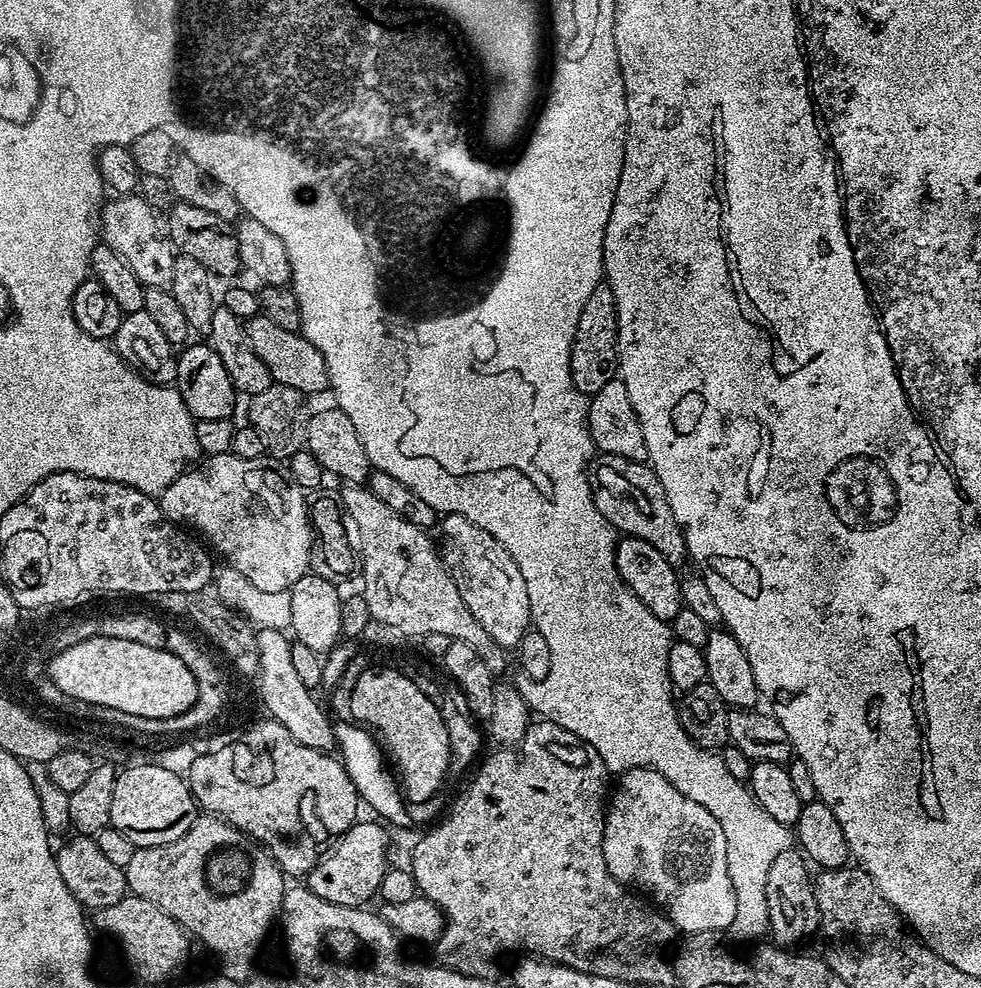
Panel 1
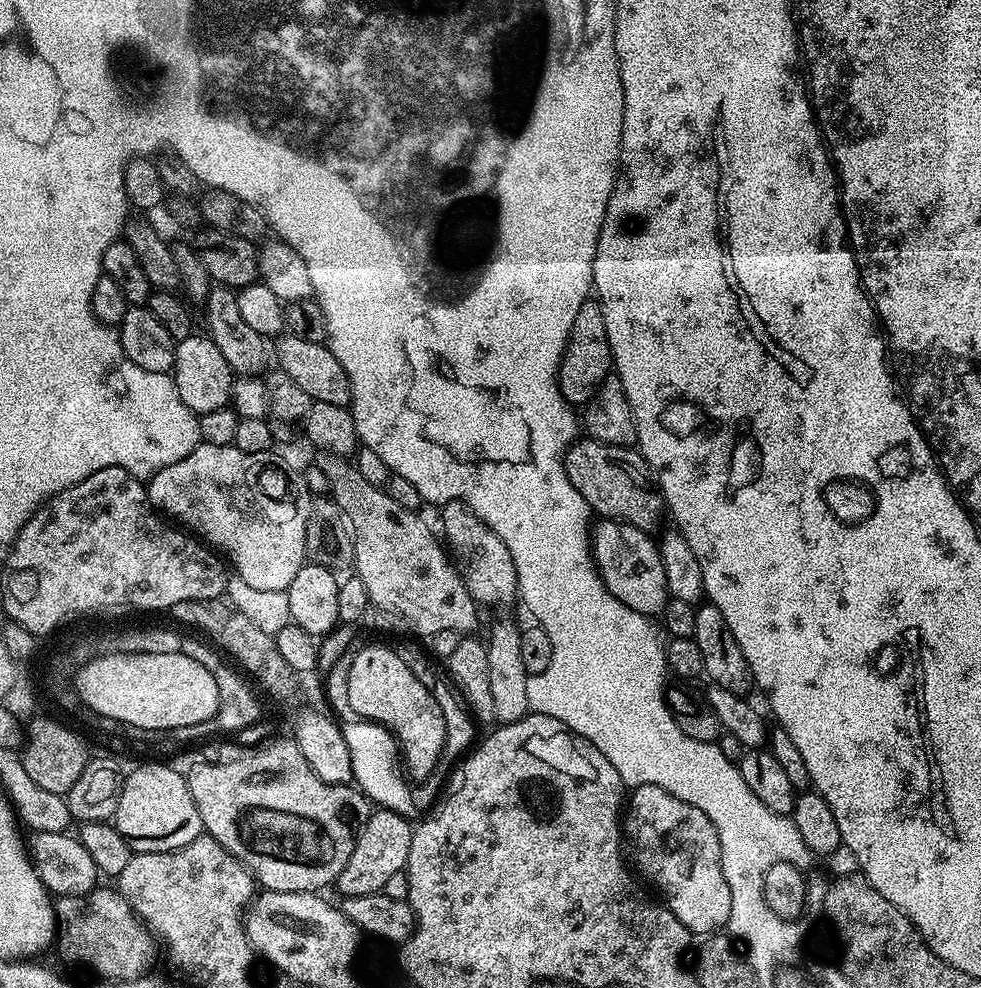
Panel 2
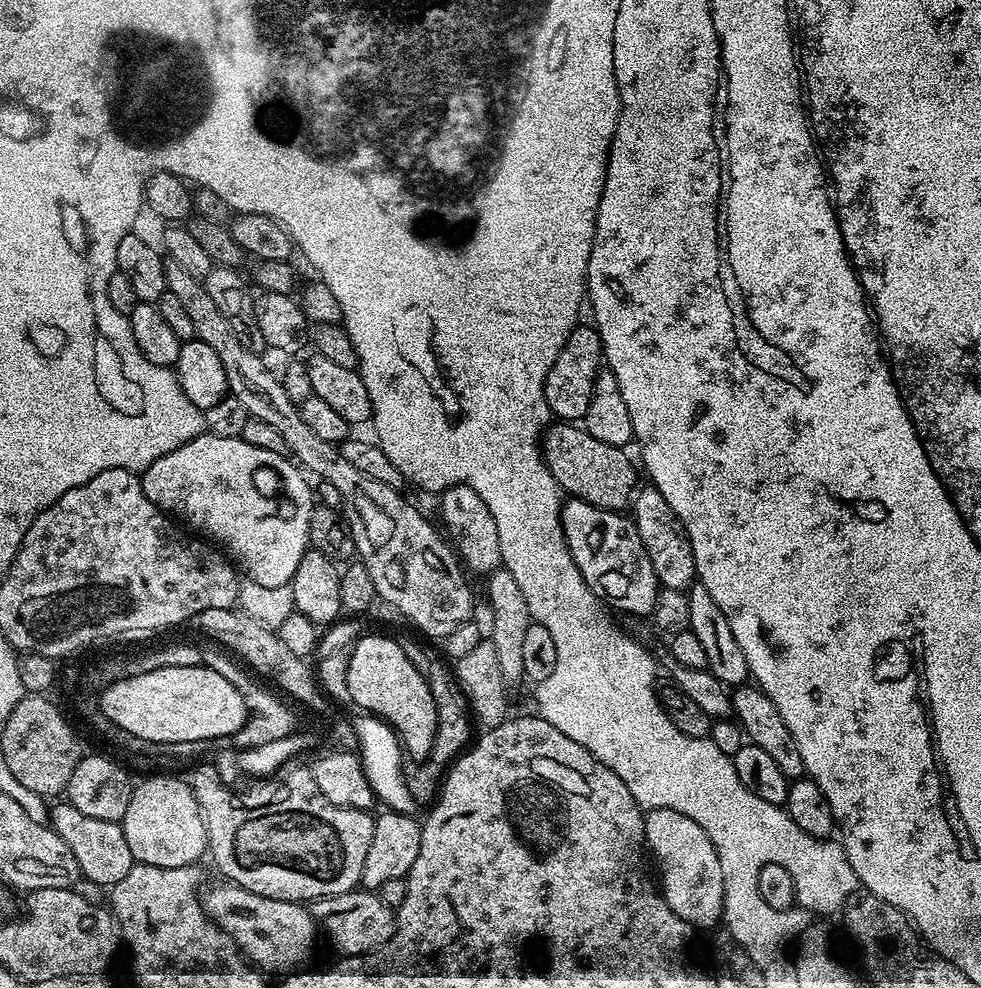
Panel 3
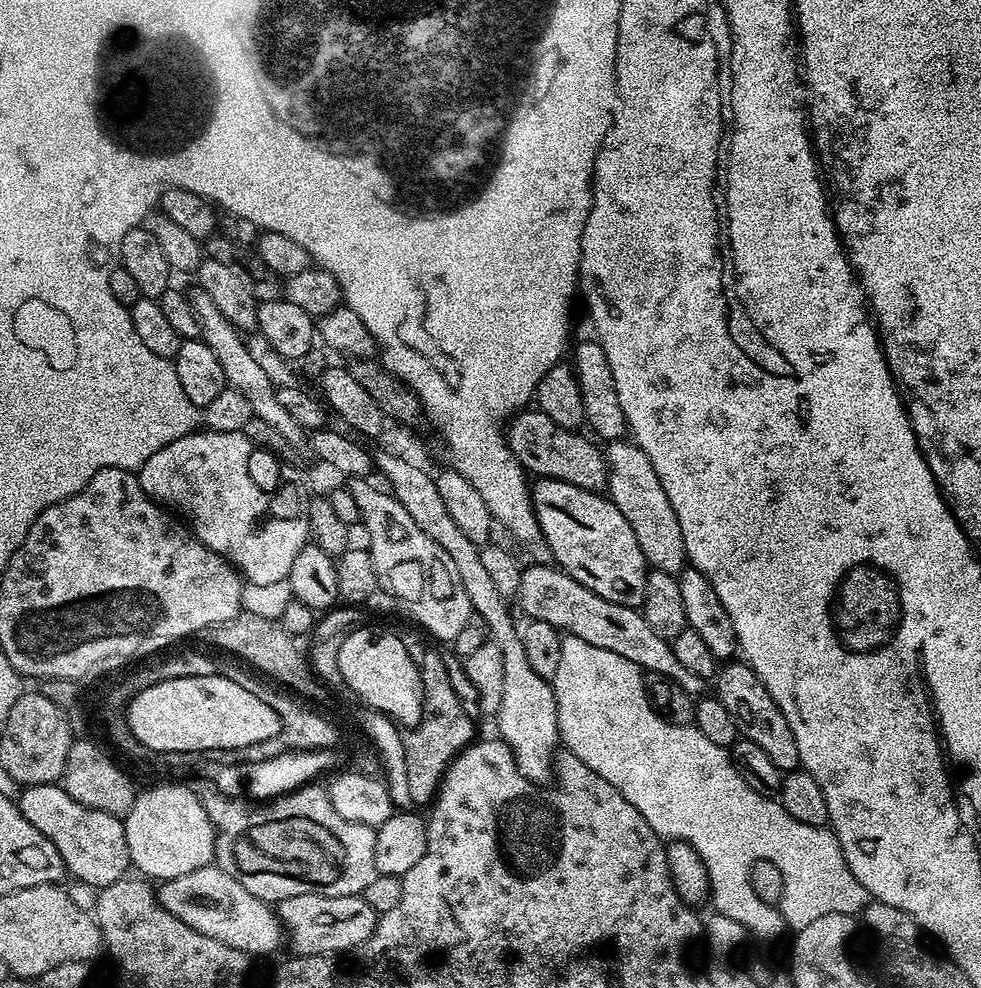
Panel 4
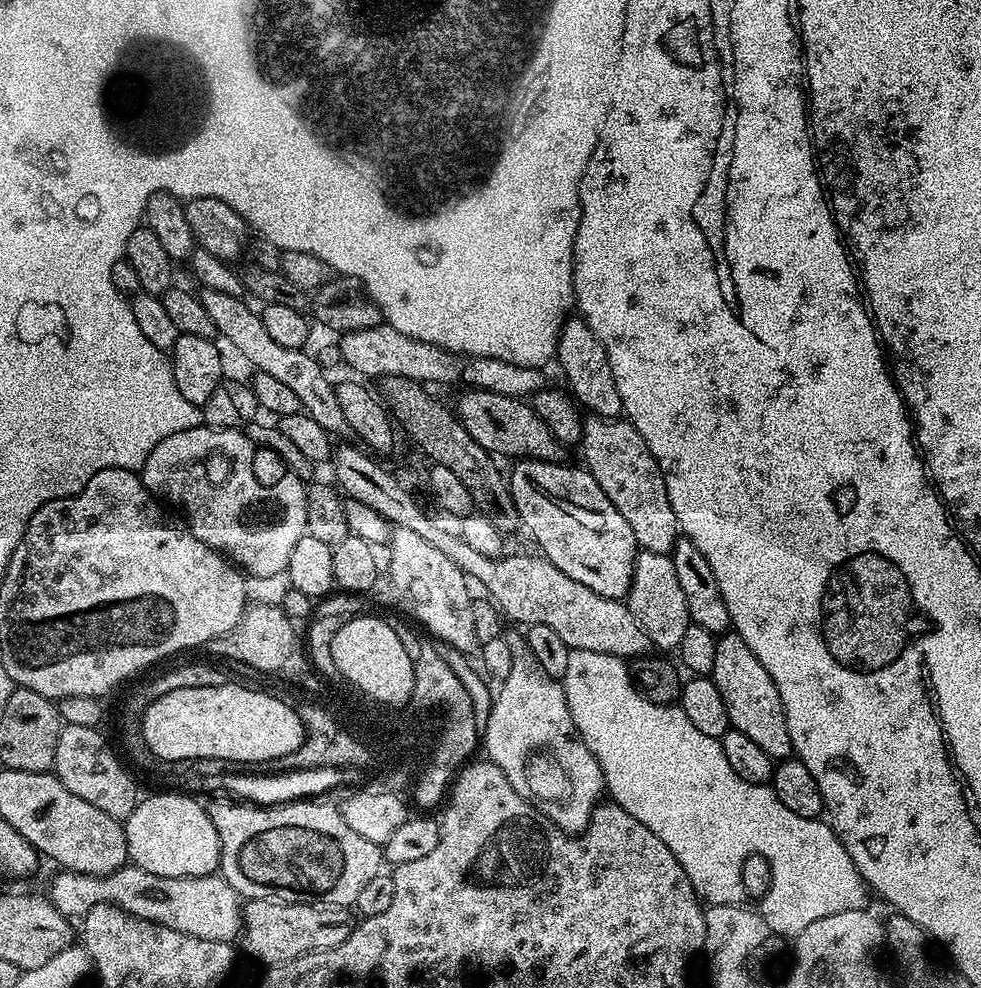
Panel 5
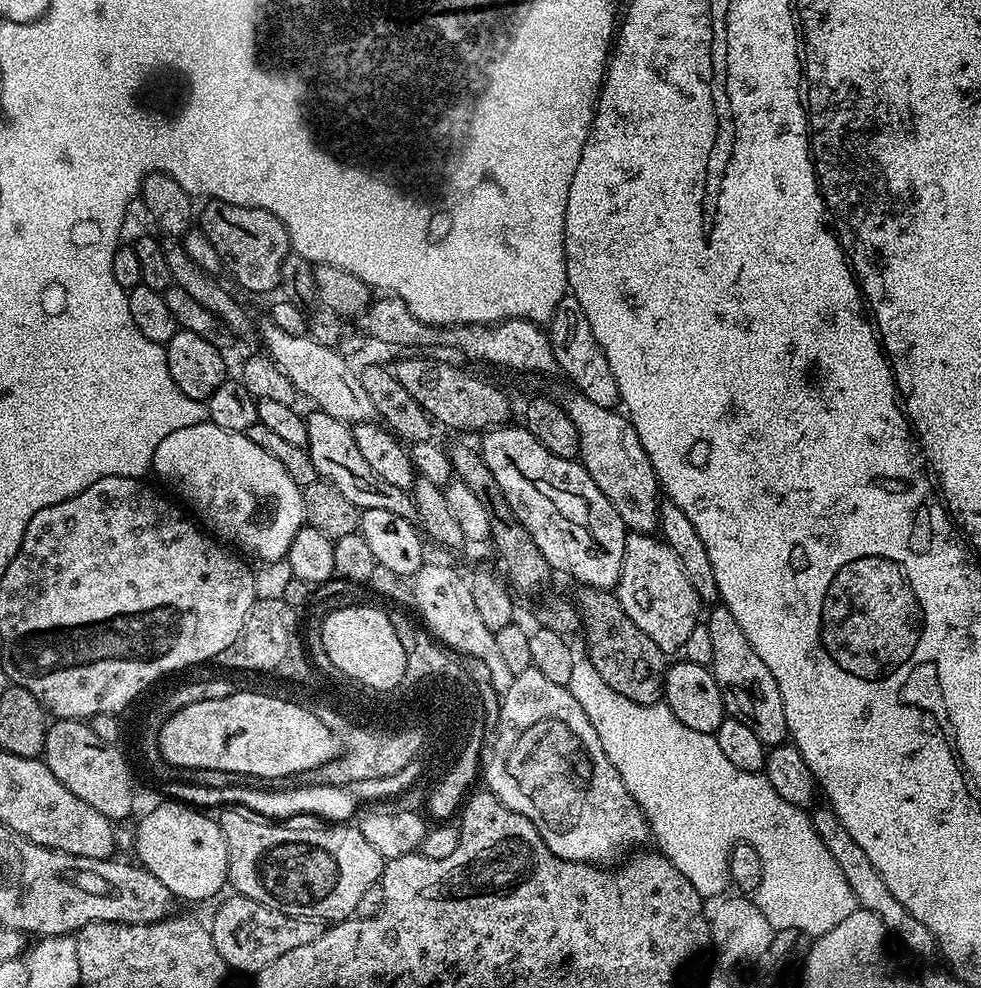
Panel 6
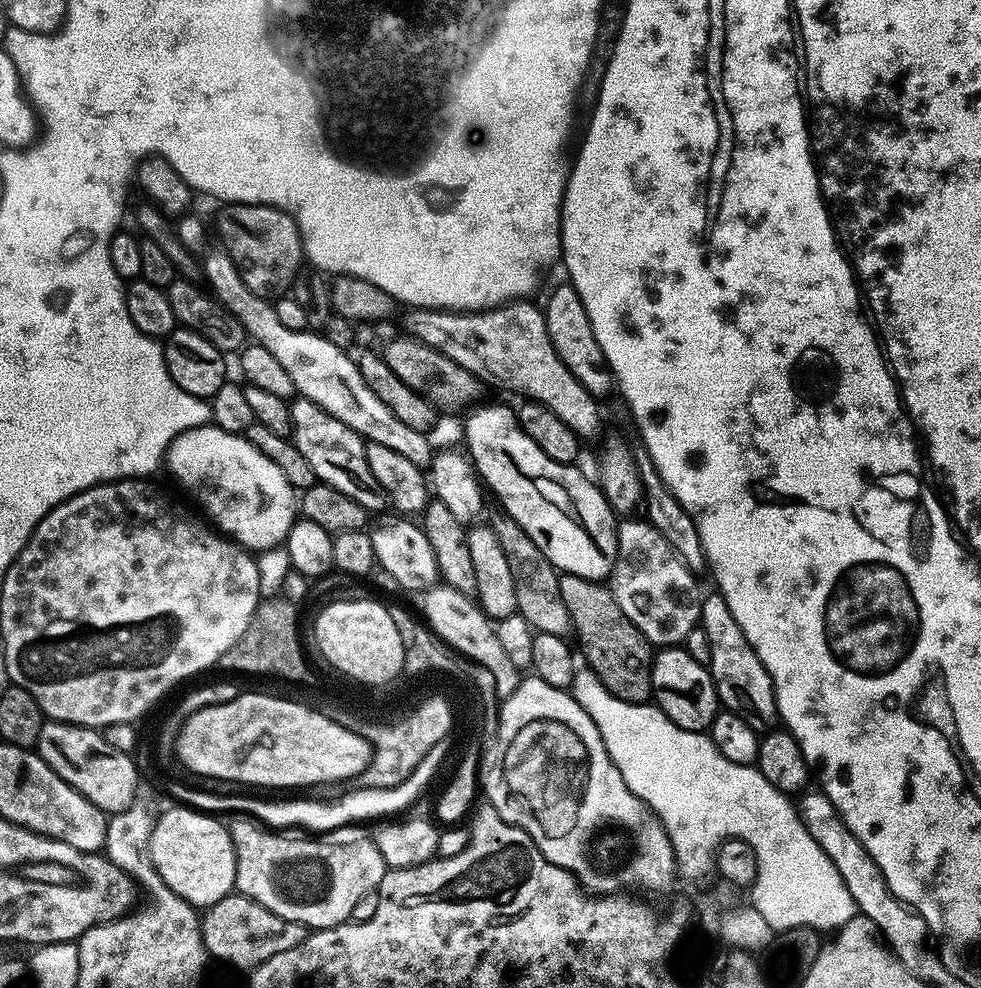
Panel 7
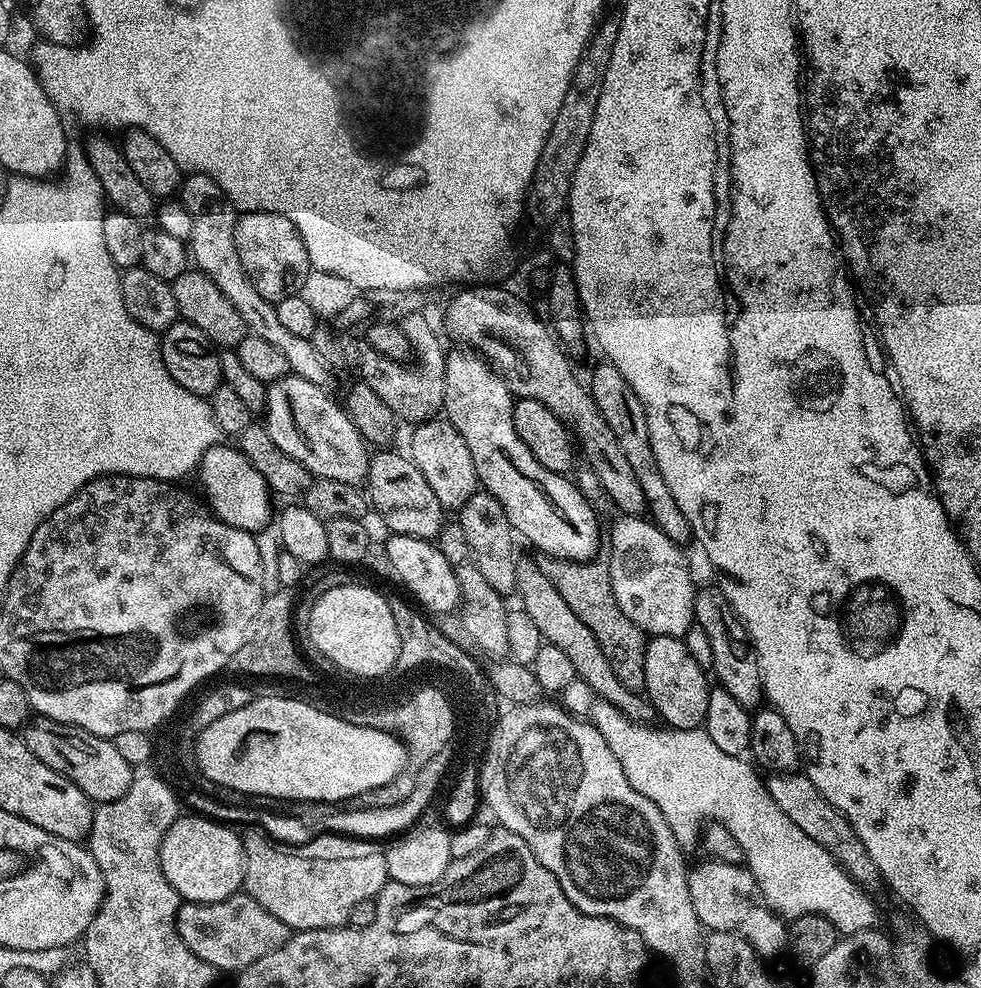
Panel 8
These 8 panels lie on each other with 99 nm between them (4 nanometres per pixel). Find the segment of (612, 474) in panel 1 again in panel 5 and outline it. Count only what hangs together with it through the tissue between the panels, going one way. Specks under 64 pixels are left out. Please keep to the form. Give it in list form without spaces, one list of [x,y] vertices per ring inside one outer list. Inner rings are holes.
[[[464,390],[460,401],[454,404],[454,411],[466,426],[470,438],[478,442],[486,451],[497,457],[508,455],[511,458],[527,458],[530,460],[550,460],[560,462],[565,459],[565,445],[554,438],[554,434],[542,418],[532,408],[531,403],[523,399],[494,394],[479,390]]]

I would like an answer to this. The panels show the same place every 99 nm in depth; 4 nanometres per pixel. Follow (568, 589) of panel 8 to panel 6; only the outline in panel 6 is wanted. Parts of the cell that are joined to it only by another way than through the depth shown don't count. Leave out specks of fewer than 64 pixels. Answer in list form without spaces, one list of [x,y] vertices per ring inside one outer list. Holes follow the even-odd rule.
[[[580,586],[575,590],[577,592],[576,596],[574,595],[574,603],[579,619],[582,621],[582,628],[584,624],[584,644],[588,647],[586,658],[598,670],[598,674],[602,674],[602,680],[612,690],[622,694],[622,698],[630,698],[630,702],[661,703],[664,698],[664,676],[670,667],[669,657],[654,641],[646,638],[646,634],[642,634],[642,630],[638,630],[638,626],[634,626],[634,622],[630,622],[626,610],[622,610],[615,591],[587,586]]]

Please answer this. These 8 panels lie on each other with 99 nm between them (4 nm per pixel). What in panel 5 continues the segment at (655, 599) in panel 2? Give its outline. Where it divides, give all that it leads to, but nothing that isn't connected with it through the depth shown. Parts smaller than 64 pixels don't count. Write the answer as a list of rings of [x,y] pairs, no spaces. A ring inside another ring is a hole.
[[[520,458],[515,461],[512,473],[507,473],[508,489],[512,491],[512,501],[520,515],[520,523],[530,535],[536,539],[539,551],[562,574],[574,578],[574,582],[582,582],[582,586],[590,586],[594,594],[602,594],[611,600],[624,600],[632,585],[634,562],[637,546],[634,530],[614,510],[614,502],[602,494],[602,486],[594,482],[588,469],[583,466],[571,468],[568,462],[553,462],[550,460],[530,460]]]

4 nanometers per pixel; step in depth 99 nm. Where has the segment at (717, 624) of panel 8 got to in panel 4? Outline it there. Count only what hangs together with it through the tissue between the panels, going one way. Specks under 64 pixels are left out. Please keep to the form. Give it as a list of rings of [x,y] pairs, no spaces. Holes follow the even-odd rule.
[[[743,662],[725,663],[714,677],[715,684],[716,689],[714,689],[714,695],[717,700],[722,702],[722,706],[726,706],[730,718],[734,718],[734,726],[736,727],[737,733],[743,739],[754,742],[754,746],[758,746],[764,751],[774,761],[774,766],[780,768],[781,773],[797,771],[800,768],[798,742],[794,742],[794,734],[790,734],[790,722],[786,722],[786,718],[782,718],[782,710],[778,710],[774,698],[770,698],[766,686],[758,678],[758,674],[754,674],[752,667]]]

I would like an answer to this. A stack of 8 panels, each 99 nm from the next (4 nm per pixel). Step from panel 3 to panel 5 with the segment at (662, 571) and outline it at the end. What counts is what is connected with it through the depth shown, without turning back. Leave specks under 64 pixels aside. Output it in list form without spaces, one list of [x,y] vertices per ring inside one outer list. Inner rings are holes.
[[[589,415],[583,425],[584,435],[579,442],[579,447],[584,448],[583,467],[602,486],[602,494],[614,502],[614,510],[626,518],[630,530],[634,530],[637,549],[654,554],[671,553],[678,539],[674,506],[670,506],[664,476],[642,434],[624,418],[605,420],[603,416]]]

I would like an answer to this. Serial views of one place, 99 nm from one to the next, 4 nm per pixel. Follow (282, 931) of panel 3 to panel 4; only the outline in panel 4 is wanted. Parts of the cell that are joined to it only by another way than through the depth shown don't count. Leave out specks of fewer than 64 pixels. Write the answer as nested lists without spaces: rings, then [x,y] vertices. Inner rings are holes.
[[[215,863],[202,866],[202,870],[190,870],[190,874],[182,874],[182,878],[165,880],[155,893],[163,908],[174,914],[174,918],[186,922],[190,930],[198,930],[198,934],[206,934],[206,938],[214,938],[249,958],[268,956],[282,944],[280,917]]]

